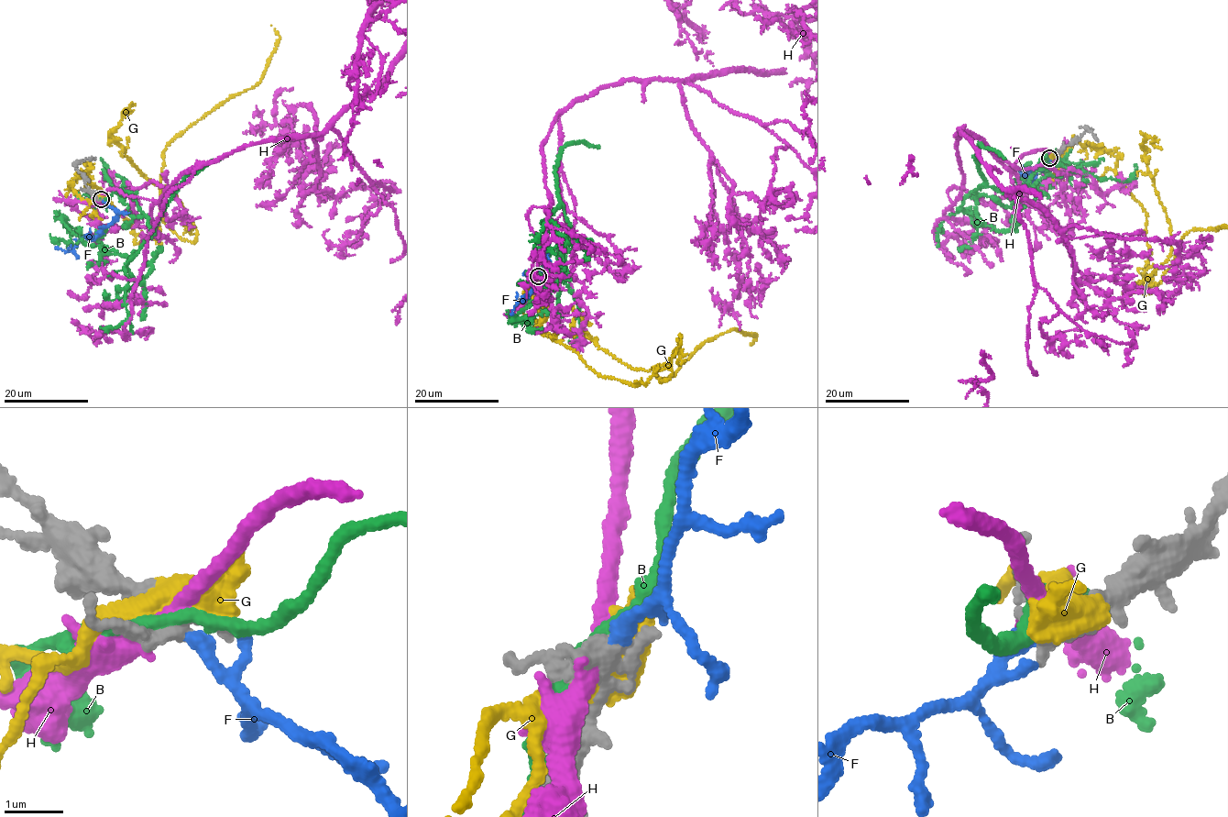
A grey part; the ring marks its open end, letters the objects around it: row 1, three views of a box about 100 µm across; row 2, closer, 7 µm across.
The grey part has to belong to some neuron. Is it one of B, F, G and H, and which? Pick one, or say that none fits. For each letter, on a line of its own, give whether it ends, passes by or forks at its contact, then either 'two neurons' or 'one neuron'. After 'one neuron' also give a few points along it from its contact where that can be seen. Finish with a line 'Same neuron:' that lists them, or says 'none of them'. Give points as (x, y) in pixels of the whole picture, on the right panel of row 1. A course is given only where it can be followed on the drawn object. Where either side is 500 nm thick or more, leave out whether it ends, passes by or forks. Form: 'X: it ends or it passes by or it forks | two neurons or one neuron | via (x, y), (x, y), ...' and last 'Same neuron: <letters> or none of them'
B: it passes by | two neurons
F: it passes by | one neuron | via (1049, 158), (1031, 171), (1036, 184), (1031, 181), (1033, 177), (1027, 179), (1036, 173)
G: two neurons
H: it passes by | two neurons
Same neuron: F

